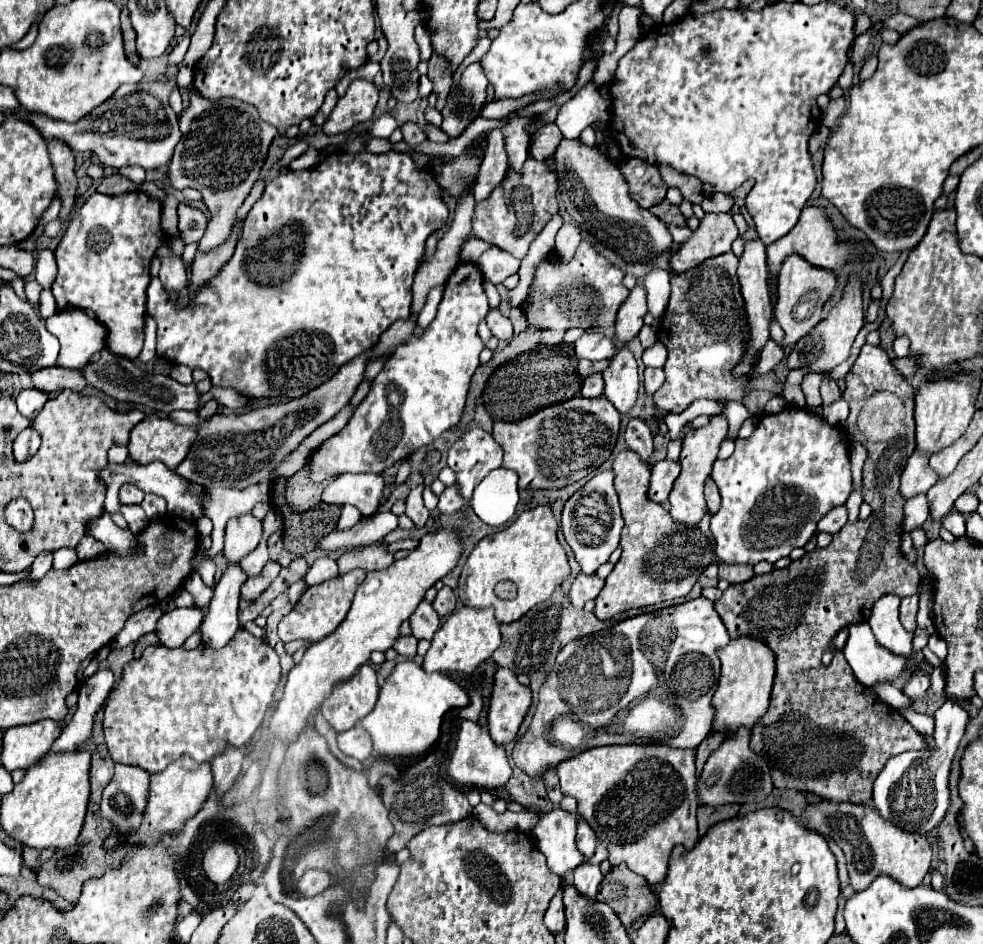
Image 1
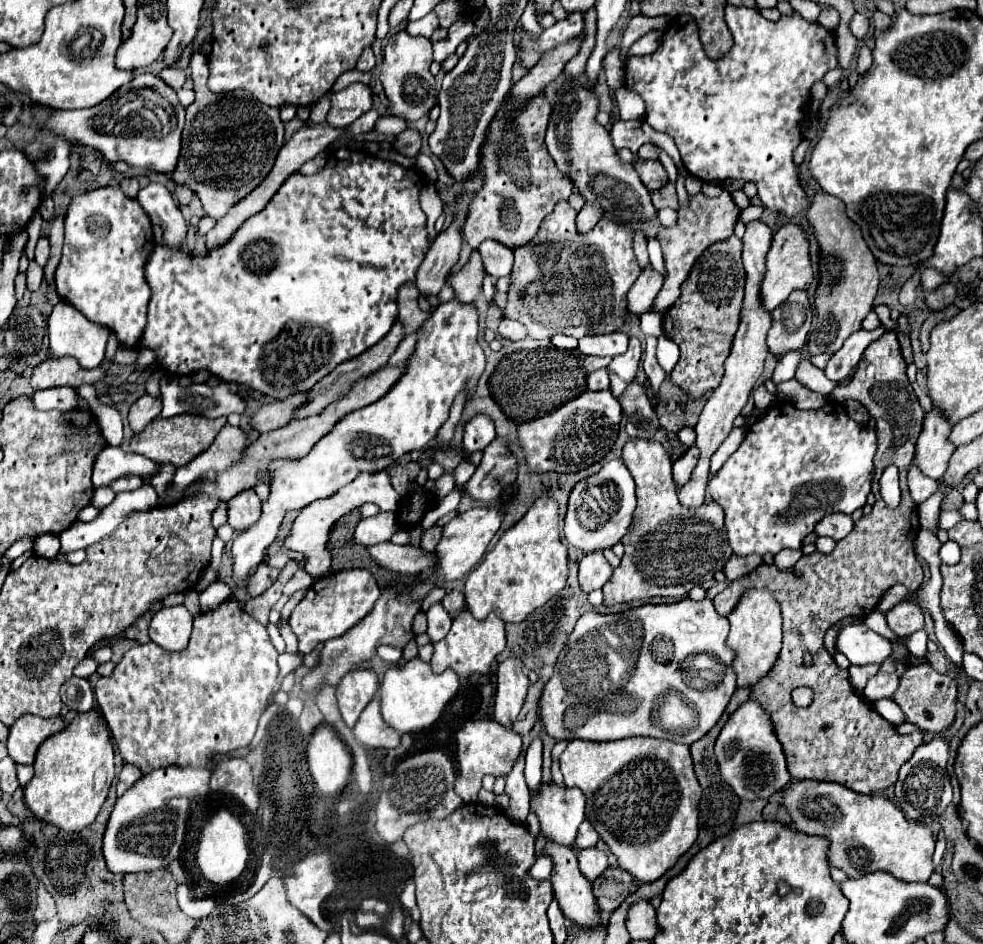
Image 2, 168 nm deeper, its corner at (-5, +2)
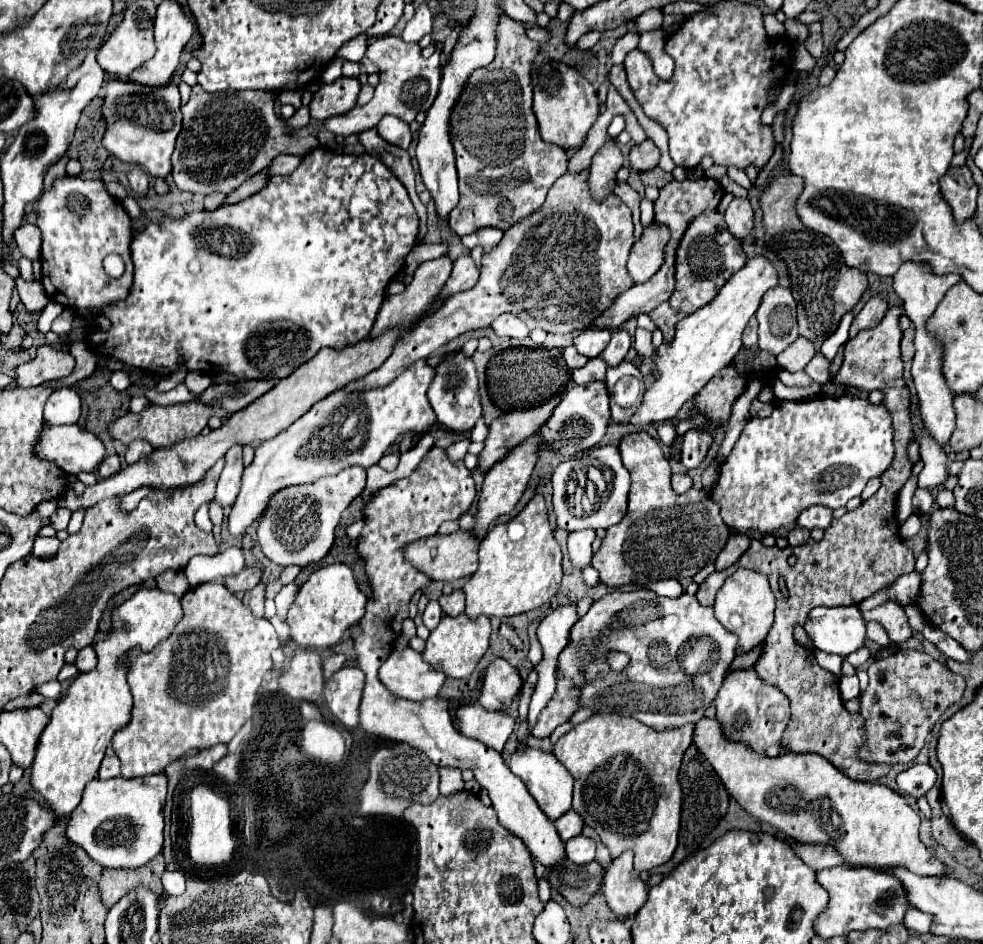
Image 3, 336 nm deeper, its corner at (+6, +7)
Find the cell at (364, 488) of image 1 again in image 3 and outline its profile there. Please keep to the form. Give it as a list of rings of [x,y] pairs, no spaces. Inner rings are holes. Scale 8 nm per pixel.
[[[349,466],[341,470],[333,478],[323,478],[319,484],[313,486],[313,502],[299,504],[299,492],[293,498],[293,504],[287,506],[285,514],[275,514],[275,508],[269,506],[265,510],[265,518],[261,518],[257,526],[257,536],[263,554],[281,564],[297,564],[297,566],[307,566],[313,562],[319,562],[331,548],[333,544],[333,532],[337,522],[341,520],[343,510],[361,494],[365,488],[365,470],[361,466]]]

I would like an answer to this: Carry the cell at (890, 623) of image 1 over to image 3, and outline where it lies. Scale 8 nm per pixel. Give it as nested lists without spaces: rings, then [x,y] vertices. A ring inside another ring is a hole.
[[[849,676],[849,678],[843,678],[839,682],[839,690],[841,690],[841,696],[843,700],[851,700],[851,698],[857,698],[859,696],[859,678],[857,676]]]

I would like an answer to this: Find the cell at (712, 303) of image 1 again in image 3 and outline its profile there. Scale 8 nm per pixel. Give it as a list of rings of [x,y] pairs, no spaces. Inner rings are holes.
[[[721,212],[701,214],[691,222],[687,234],[681,238],[681,244],[677,248],[677,262],[675,262],[677,284],[675,284],[675,290],[667,302],[663,302],[661,306],[657,306],[655,310],[649,312],[651,320],[663,332],[663,340],[667,344],[673,342],[677,322],[683,320],[685,316],[697,312],[701,306],[709,304],[717,296],[717,292],[723,288],[723,284],[737,270],[743,268],[745,260],[747,260],[747,256],[745,256],[741,244],[737,240],[733,240],[733,236],[727,232],[727,226],[725,226]]]

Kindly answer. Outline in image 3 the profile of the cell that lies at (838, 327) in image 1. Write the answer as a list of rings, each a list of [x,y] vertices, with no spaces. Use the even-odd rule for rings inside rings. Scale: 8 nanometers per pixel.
[[[779,176],[765,188],[761,196],[763,224],[767,246],[771,246],[787,264],[791,276],[793,298],[797,300],[797,320],[799,334],[809,342],[819,346],[827,340],[839,326],[841,316],[849,312],[867,290],[865,272],[845,264],[839,248],[831,238],[807,228],[797,216],[797,200],[803,192],[803,178],[799,176]]]

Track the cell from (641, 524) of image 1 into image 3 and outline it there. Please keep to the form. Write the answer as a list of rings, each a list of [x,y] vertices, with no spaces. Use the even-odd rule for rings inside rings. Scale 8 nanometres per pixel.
[[[633,432],[623,436],[619,444],[623,466],[631,474],[631,490],[629,490],[629,508],[625,518],[607,530],[607,536],[603,540],[601,550],[593,556],[591,566],[599,572],[599,582],[605,586],[619,588],[623,584],[645,584],[645,582],[657,582],[657,580],[689,580],[693,578],[701,568],[707,564],[713,564],[717,554],[723,550],[729,532],[725,530],[717,502],[711,500],[707,490],[695,490],[691,488],[687,494],[675,494],[671,490],[671,468],[669,462],[661,450],[661,446],[645,432]]]

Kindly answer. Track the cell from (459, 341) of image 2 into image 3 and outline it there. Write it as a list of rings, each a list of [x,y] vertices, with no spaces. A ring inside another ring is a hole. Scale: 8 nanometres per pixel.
[[[419,360],[385,388],[353,394],[335,390],[325,400],[313,404],[311,410],[295,420],[287,430],[271,440],[261,442],[255,448],[253,462],[245,468],[243,488],[227,518],[229,534],[239,538],[253,522],[259,522],[259,518],[269,508],[271,498],[279,490],[287,486],[315,484],[323,476],[333,476],[355,464],[369,468],[377,464],[387,448],[401,440],[401,436],[409,432],[423,434],[431,430],[437,418],[429,404],[427,390],[435,372],[437,370],[429,366],[427,360]]]

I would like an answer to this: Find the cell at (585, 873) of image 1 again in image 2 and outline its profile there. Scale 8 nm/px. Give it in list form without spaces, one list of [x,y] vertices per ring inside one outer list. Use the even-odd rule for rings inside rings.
[[[592,847],[592,849],[580,849],[578,851],[578,863],[580,863],[580,871],[586,879],[594,881],[596,877],[600,877],[604,873],[604,869],[608,867],[606,861],[606,853]]]

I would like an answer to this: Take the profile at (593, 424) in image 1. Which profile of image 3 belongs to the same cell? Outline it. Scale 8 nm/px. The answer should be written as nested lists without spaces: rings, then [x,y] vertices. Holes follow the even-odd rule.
[[[589,382],[583,386],[571,386],[555,406],[551,418],[543,426],[539,426],[537,434],[541,436],[545,448],[553,450],[563,458],[571,458],[595,446],[605,436],[609,420],[609,392],[605,390],[605,384]]]

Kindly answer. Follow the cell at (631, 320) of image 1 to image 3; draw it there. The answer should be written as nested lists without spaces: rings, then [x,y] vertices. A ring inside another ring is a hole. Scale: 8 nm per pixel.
[[[651,224],[639,242],[633,244],[631,256],[627,262],[629,276],[635,284],[647,282],[663,264],[663,246],[669,240],[667,228],[659,228],[657,224]]]

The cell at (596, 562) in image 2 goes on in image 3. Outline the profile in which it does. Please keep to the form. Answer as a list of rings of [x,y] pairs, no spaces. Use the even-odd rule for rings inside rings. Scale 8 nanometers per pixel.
[[[579,530],[569,534],[569,560],[573,568],[583,570],[591,564],[593,540],[595,540],[595,530]]]

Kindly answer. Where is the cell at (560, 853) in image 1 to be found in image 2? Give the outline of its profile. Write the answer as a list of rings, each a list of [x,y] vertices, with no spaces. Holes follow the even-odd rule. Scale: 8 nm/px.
[[[552,781],[540,783],[538,795],[530,795],[530,811],[538,817],[544,835],[574,847],[578,825],[584,821],[584,793],[578,787],[558,787]]]

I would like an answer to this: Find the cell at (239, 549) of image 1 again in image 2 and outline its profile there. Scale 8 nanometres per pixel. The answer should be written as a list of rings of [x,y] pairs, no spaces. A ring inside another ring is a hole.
[[[254,489],[242,491],[240,495],[232,497],[228,501],[228,523],[234,531],[244,531],[248,529],[254,521],[260,517],[260,499]]]

